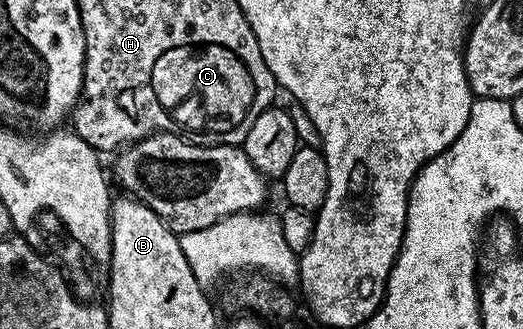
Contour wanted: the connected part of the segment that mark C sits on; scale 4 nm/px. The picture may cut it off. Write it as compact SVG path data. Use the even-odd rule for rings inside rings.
M197 41L181 45L185 49L163 51L163 57L155 67L153 91L159 93L159 103L167 103L169 109L205 105L205 131L197 133L201 133L203 143L208 147L215 147L225 143L227 123L233 123L235 129L245 125L261 85L257 85L249 63L241 55L241 49L207 47L205 43L197 45Z

